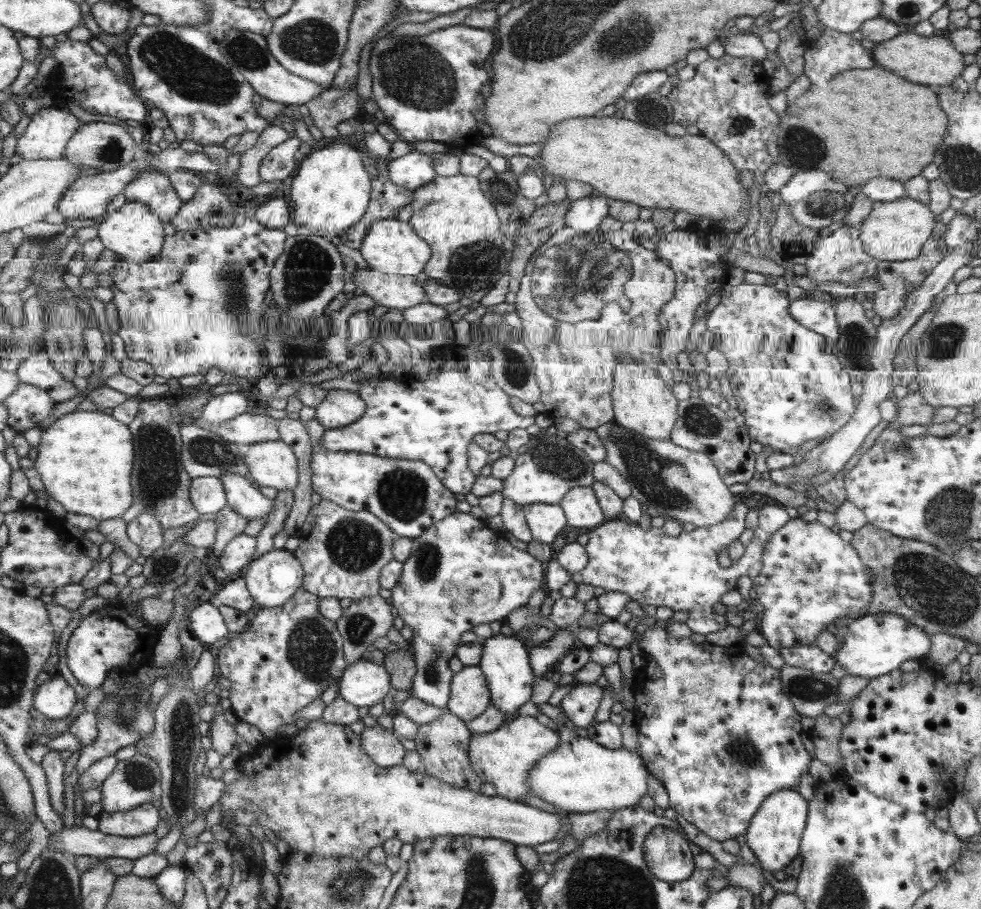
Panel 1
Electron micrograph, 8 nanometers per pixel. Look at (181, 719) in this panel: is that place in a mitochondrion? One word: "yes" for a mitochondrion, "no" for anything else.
yes

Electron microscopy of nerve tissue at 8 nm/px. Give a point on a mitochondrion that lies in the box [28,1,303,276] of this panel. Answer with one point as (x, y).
(198, 77)

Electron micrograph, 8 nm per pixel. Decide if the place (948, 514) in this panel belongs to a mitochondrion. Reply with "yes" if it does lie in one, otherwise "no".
yes

